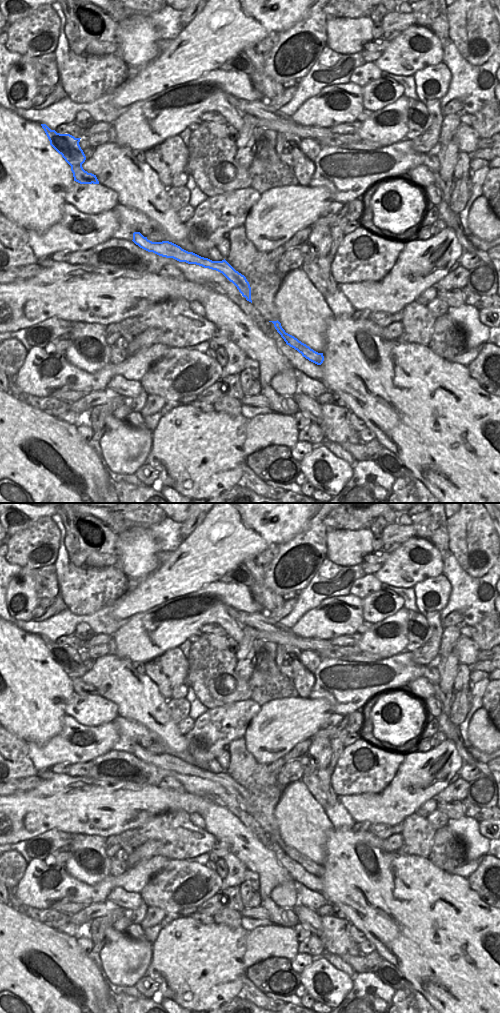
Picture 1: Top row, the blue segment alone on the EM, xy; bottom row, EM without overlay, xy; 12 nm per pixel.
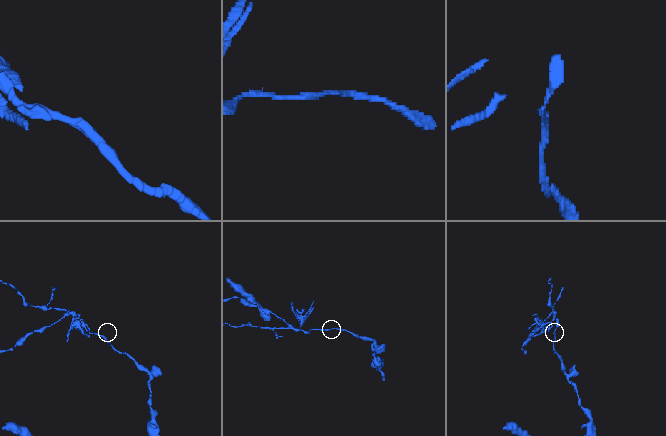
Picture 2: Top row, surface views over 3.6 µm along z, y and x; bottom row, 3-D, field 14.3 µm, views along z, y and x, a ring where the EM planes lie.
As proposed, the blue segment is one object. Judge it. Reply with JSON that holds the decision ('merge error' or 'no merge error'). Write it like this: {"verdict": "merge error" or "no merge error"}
{"verdict": "merge error"}

